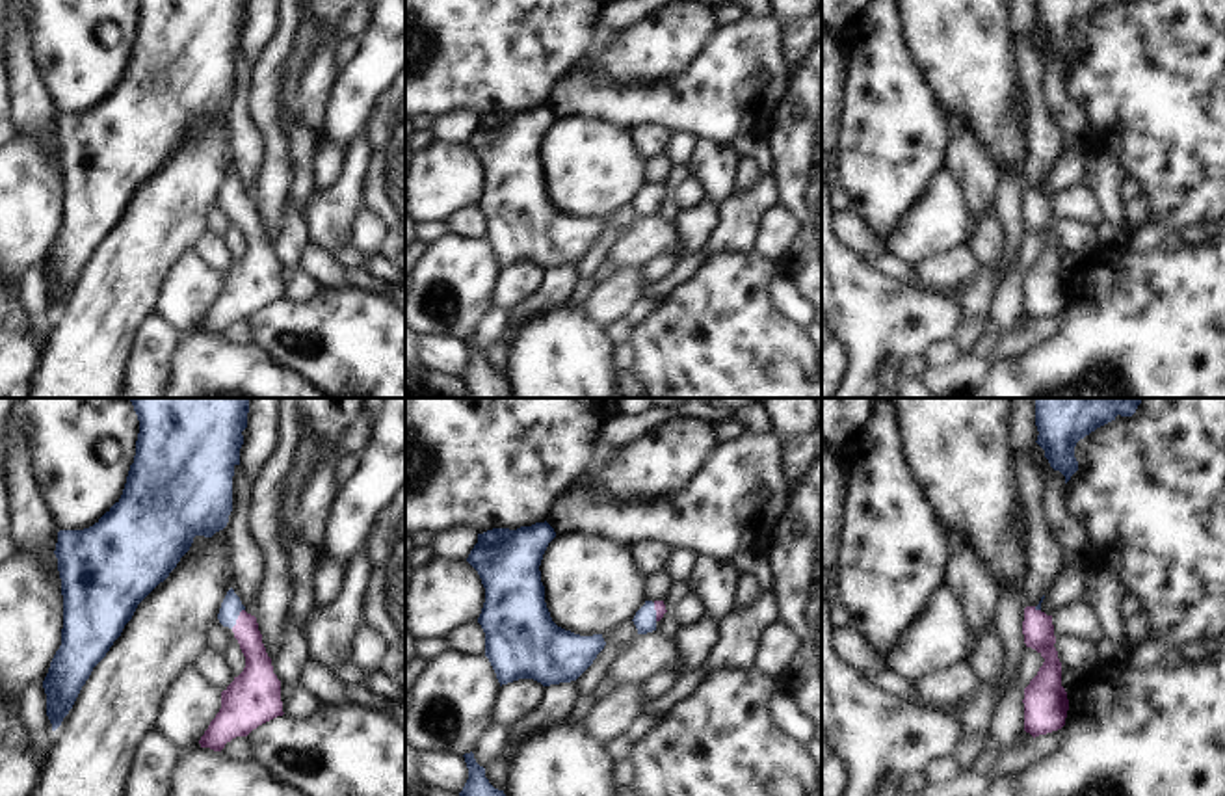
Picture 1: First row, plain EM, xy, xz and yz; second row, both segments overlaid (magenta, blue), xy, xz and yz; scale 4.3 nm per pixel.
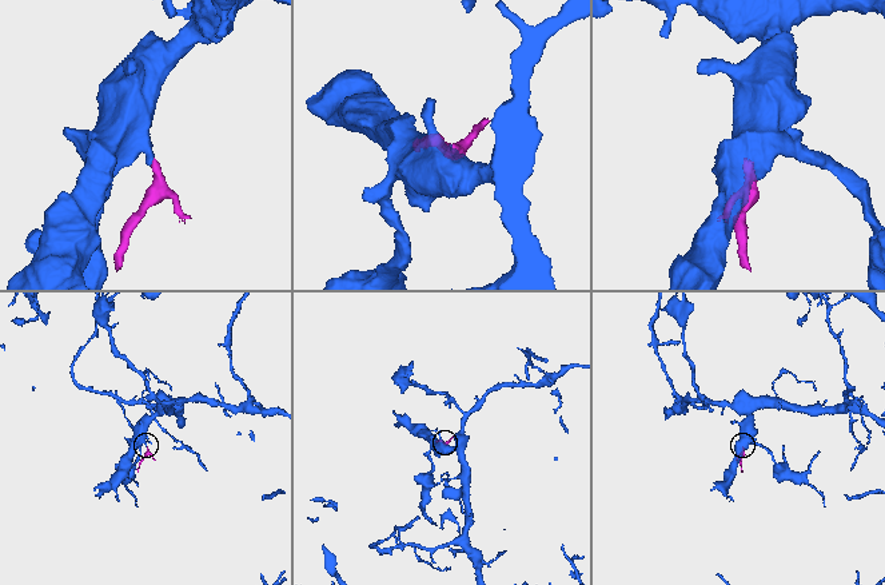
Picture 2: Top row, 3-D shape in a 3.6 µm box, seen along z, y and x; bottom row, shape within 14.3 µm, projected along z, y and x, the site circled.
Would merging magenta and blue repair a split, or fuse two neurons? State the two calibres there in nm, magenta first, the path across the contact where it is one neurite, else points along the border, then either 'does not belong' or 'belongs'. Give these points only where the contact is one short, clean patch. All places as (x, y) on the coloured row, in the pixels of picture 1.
130 nm thick on the magenta side, 90 nm on the other; runs through xy (259, 672), (250, 636), (238, 618), (231, 607); belongs

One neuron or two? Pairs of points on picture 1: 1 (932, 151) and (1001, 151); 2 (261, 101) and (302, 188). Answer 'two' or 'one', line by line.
1: two
2: two

